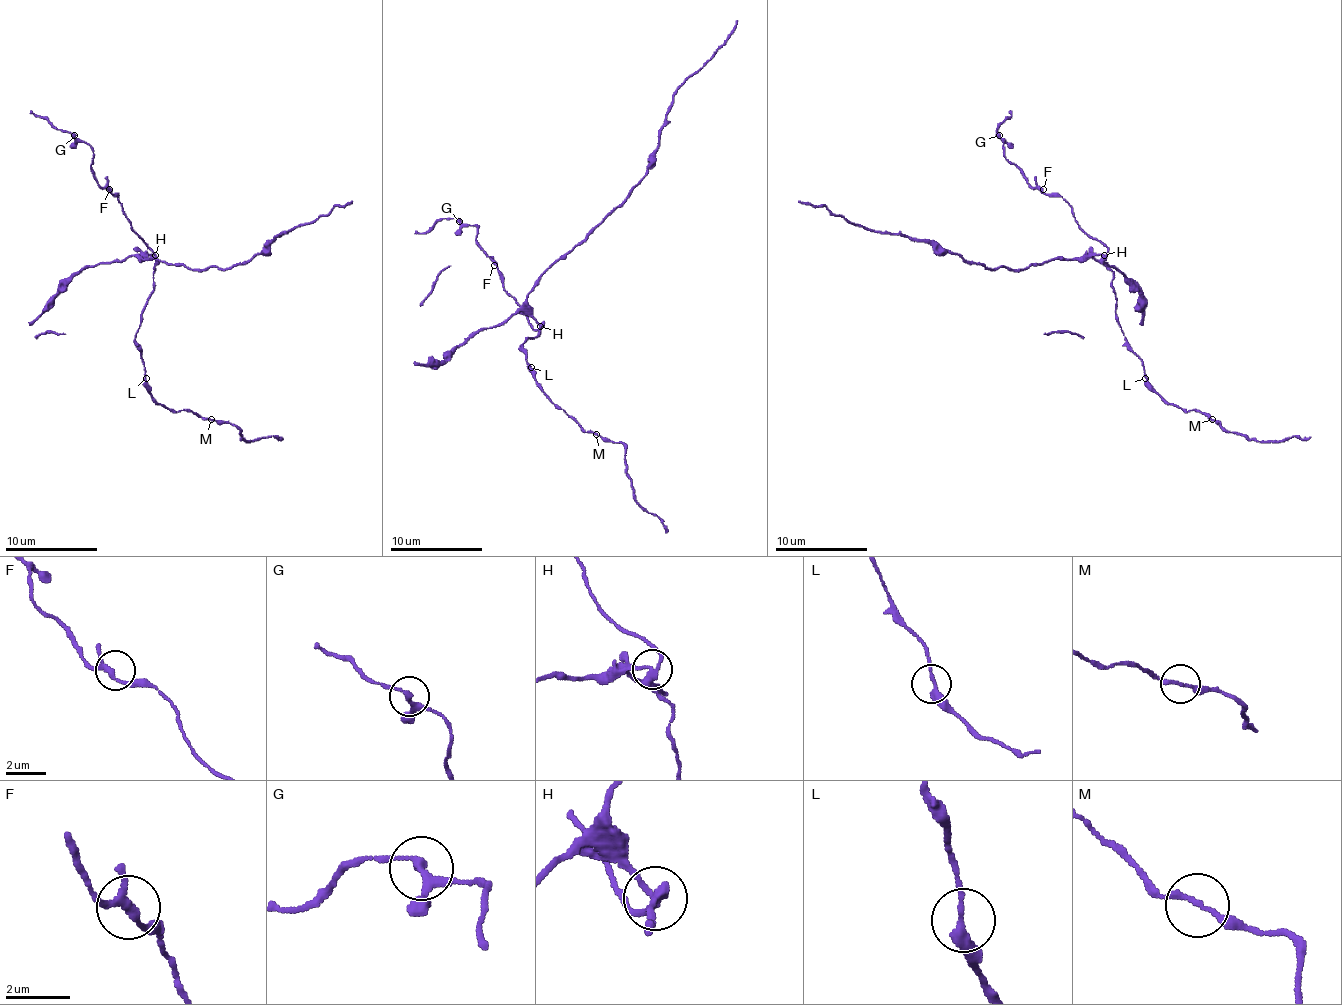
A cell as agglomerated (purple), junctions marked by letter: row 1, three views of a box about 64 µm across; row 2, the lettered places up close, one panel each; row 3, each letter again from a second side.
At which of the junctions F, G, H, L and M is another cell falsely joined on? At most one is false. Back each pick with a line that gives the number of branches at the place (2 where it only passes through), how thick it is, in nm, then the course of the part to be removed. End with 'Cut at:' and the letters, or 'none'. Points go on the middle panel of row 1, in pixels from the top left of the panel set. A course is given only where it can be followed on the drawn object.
H: branches 3; calibre 240 nm; course (540, 325), (526, 295), (646, 172), (672, 96), (720, 48), (736, 20)
Cut at: H

